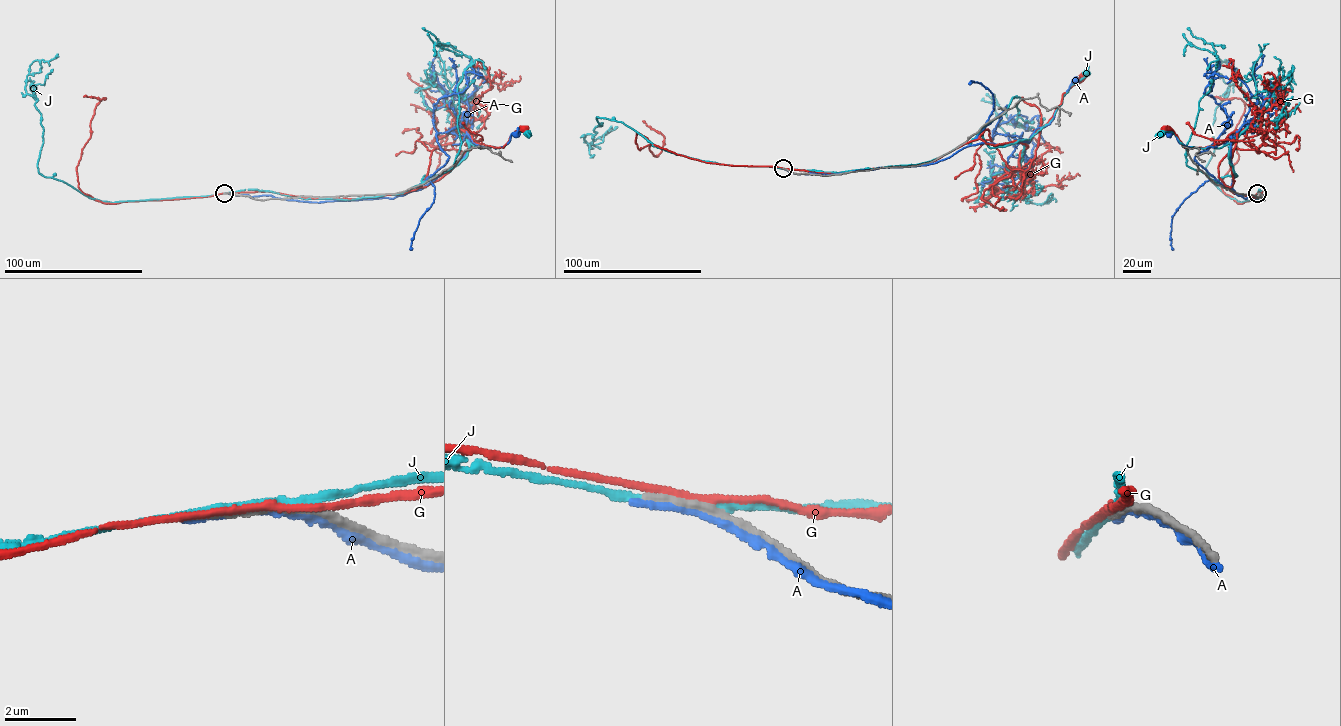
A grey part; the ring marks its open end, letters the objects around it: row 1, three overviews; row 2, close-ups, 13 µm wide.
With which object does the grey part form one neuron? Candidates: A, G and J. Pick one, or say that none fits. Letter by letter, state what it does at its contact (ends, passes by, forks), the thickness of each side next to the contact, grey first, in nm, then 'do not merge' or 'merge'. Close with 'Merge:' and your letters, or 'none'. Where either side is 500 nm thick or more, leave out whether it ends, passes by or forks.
A: it passes by; 240 nm thick on the grey side, 200 nm on the other; do not merge
G: it passes by; 320 nm thick on the grey side, 200 nm on the other; do not merge
J: it passes by; 240 nm thick on the grey side, 220 nm on the other; do not merge
Merge: none

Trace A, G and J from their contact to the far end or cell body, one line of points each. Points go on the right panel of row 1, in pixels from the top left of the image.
A: (1258, 193), (1264, 197), (1258, 202), (1232, 189), (1231, 138), (1202, 148), (1185, 146), (1173, 133), (1169, 134)
G: (1258, 193), (1254, 198), (1228, 187), (1238, 130), (1212, 146), (1185, 147), (1164, 129)
J: (1258, 193), (1254, 199), (1217, 182), (1236, 175), (1230, 143), (1186, 147), (1173, 132), (1162, 134)

